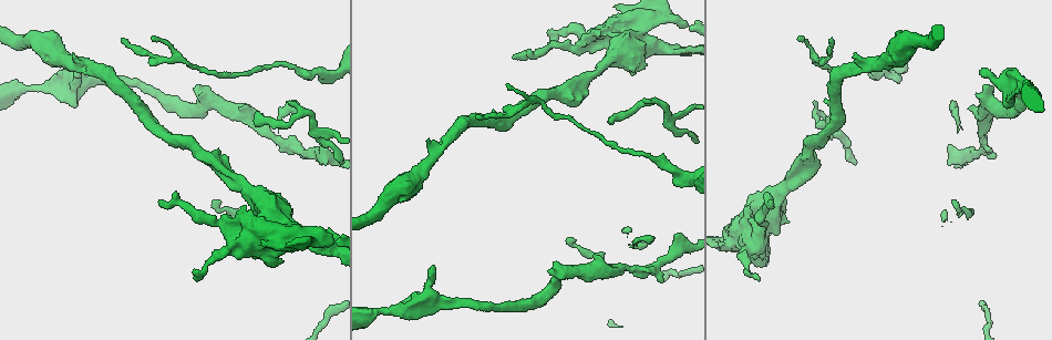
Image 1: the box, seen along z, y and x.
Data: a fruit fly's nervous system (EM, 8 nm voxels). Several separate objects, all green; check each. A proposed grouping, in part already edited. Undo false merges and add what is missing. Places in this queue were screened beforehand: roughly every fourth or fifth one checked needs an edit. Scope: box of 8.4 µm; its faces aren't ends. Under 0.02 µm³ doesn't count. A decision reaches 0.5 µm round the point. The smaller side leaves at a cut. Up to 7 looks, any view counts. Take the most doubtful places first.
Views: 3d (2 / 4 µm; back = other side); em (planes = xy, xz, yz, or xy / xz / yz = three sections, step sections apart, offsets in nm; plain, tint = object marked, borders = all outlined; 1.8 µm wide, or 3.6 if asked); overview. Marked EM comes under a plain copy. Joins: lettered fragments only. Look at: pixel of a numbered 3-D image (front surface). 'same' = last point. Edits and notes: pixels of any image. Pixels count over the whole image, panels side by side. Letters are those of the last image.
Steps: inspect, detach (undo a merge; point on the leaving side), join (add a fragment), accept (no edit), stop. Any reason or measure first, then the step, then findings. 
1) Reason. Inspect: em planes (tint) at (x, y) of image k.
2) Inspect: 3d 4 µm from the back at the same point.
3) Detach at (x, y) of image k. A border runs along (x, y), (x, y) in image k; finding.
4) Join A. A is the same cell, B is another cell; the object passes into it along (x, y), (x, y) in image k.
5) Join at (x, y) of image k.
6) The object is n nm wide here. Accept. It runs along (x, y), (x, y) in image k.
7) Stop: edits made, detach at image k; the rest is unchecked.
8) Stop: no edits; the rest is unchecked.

Thin end. Inspect: 3d 2 µm at (260, 114) of image 1.

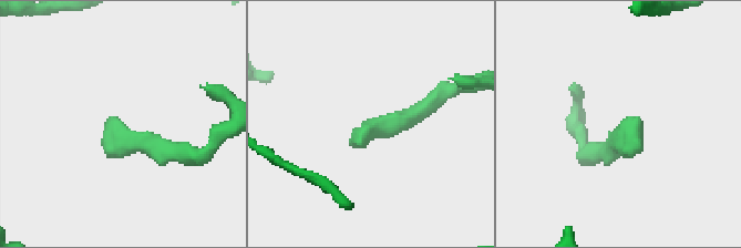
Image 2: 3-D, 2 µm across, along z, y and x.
Now the EM. Inspect: em 3.6 µm xz step 16 (tint) at (641, 127) of image 2.

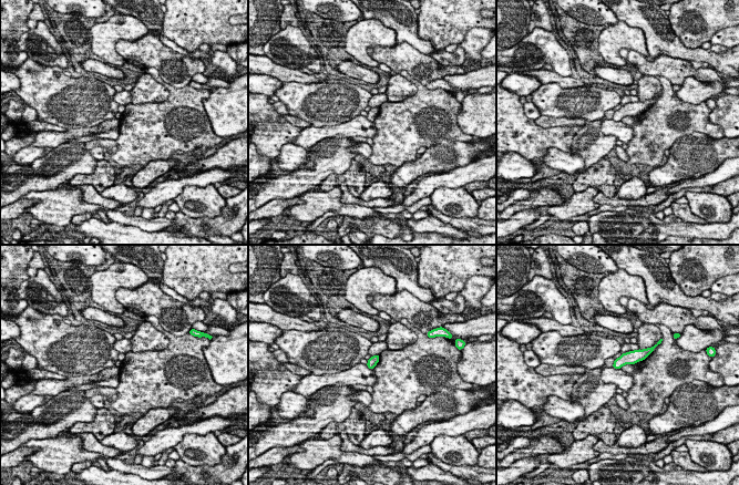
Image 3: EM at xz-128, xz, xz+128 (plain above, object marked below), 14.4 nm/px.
Inspect: em 3.6 µm planes (borders) at the same point.

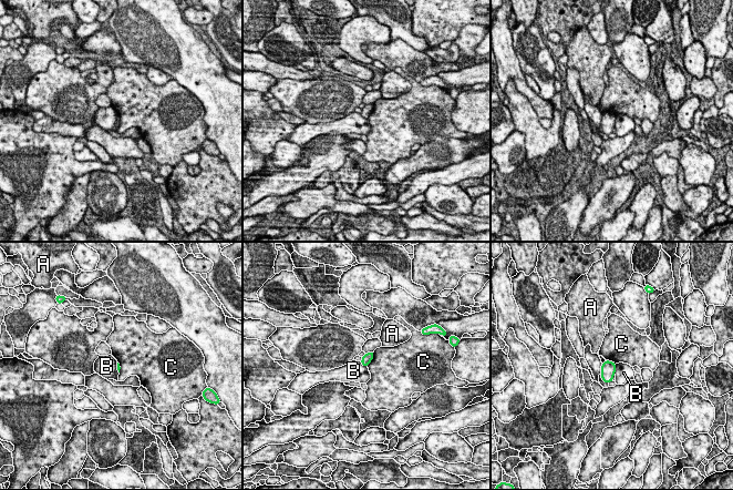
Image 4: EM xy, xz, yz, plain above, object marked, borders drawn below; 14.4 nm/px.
Accept. A, B and C are other cells; a border runs along (616, 364), (613, 374) in image 4; no lettered fragment goes on from it.

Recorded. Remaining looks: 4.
Free end. Inspect: em yz step 8 (tint) at (73, 106) of image 1.

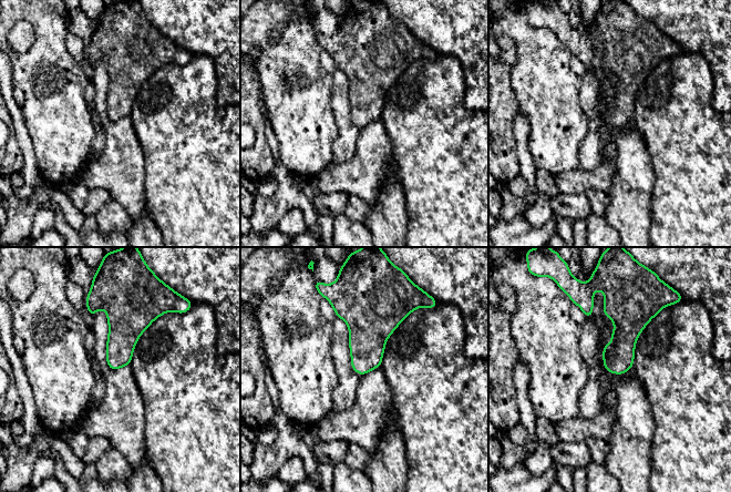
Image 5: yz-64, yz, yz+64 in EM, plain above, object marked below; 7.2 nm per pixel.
See the neighbours. Inspect: em yz step 8 (borders) at the same point.

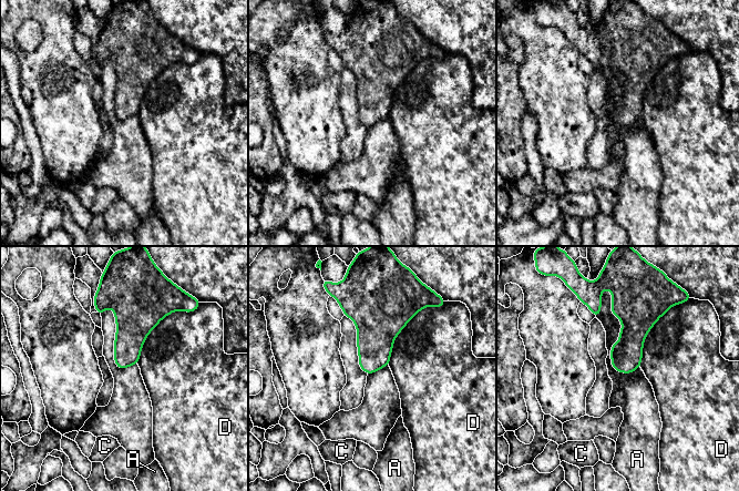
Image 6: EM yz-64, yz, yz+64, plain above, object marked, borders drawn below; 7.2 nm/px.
The object is 190 nm wide here. Accept. A, C and D are other cells; a border runs along (612, 294), (611, 365), (629, 374) in image 6; none of them fits.

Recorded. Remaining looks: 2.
Tapers out. Inspect: 3d 4 µm at (509, 84) of image 1.

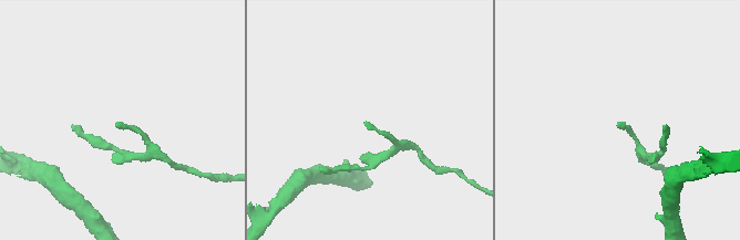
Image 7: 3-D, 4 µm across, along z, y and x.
Inspect: em planes (borders) at (367, 123) of image 7.

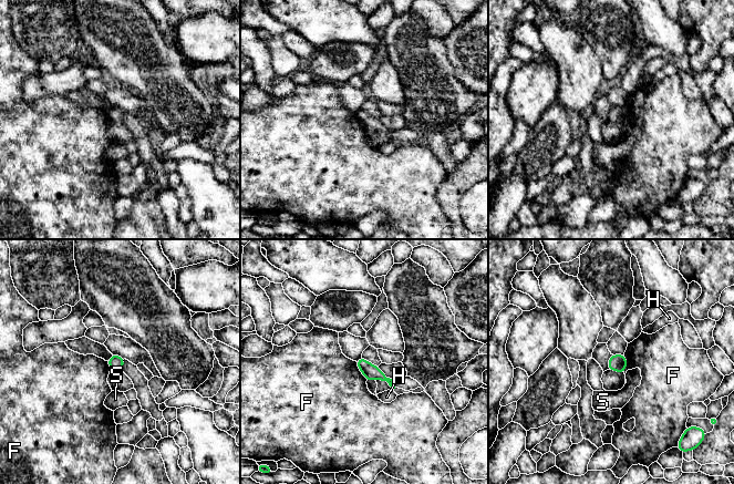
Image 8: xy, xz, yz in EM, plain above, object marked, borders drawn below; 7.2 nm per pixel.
The object is 110 nm wide here. Accept. F, H and S are other cells; none of them fits.

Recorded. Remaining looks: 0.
Stop: no edits; the rest is unchecked.

